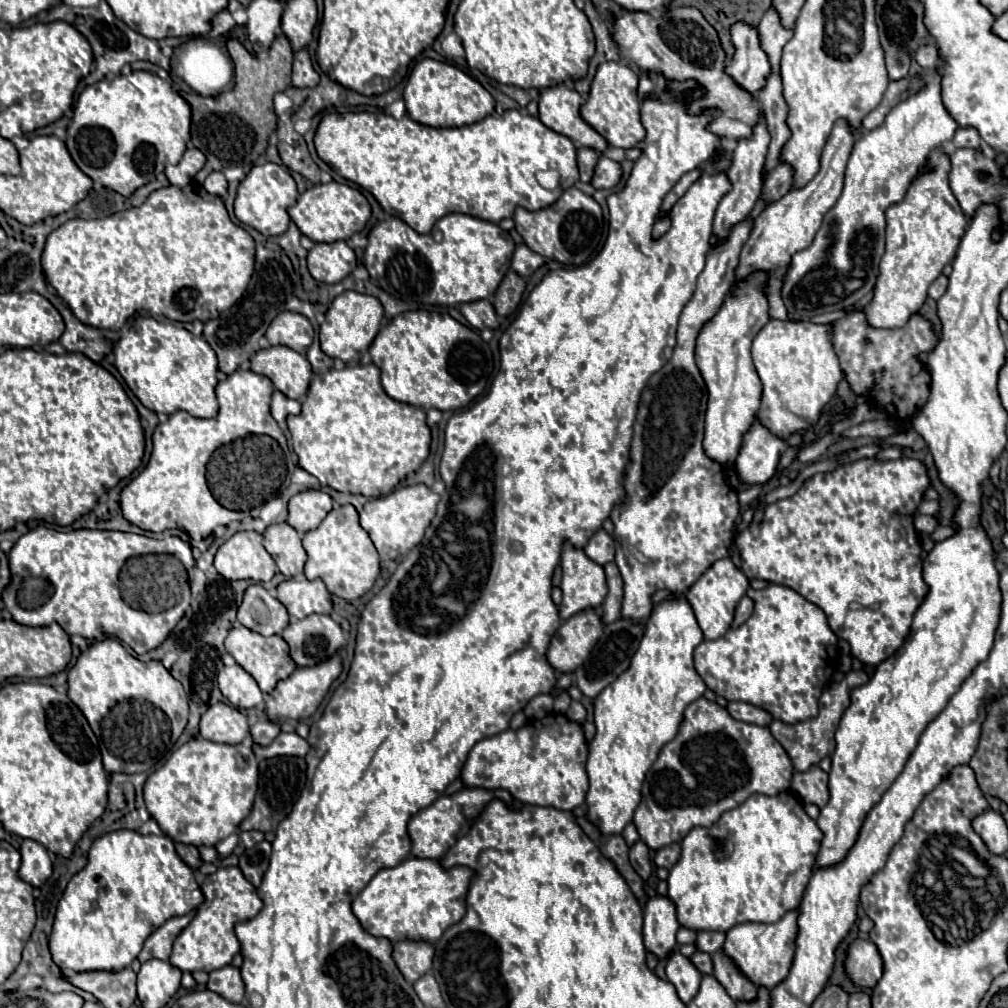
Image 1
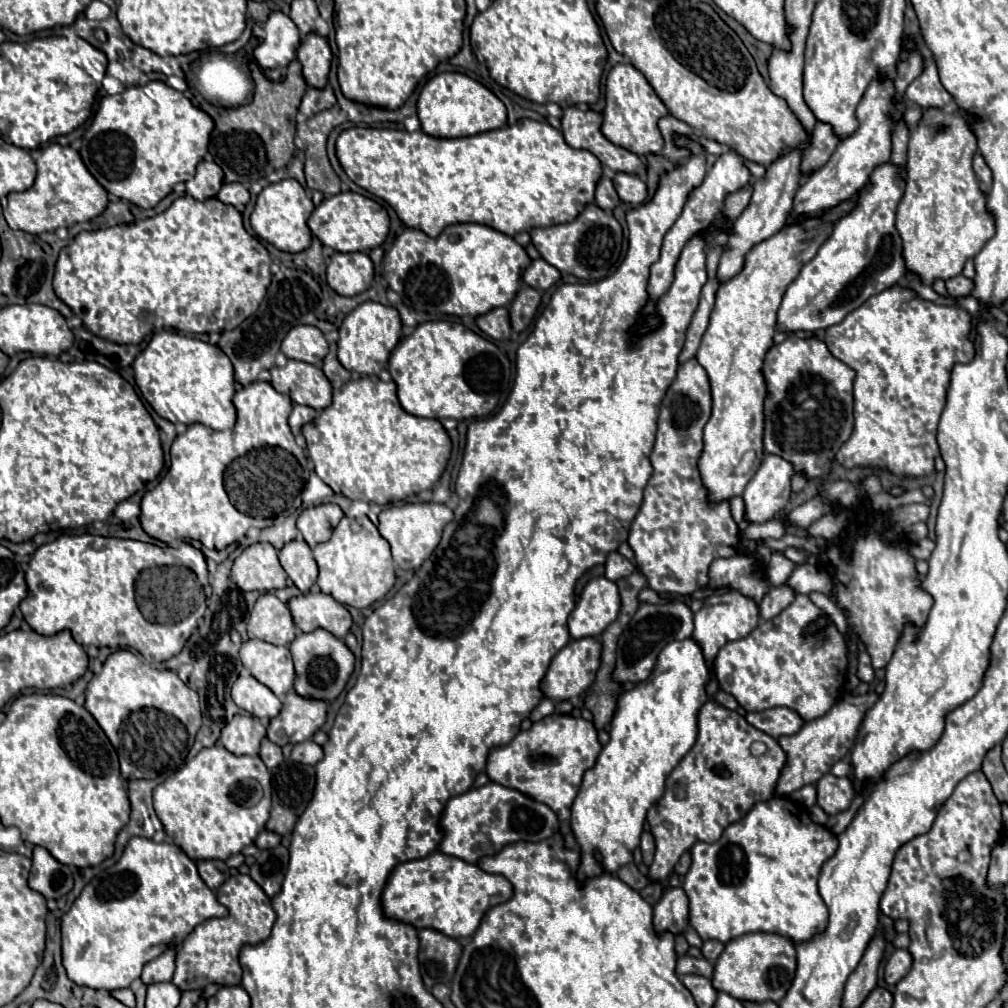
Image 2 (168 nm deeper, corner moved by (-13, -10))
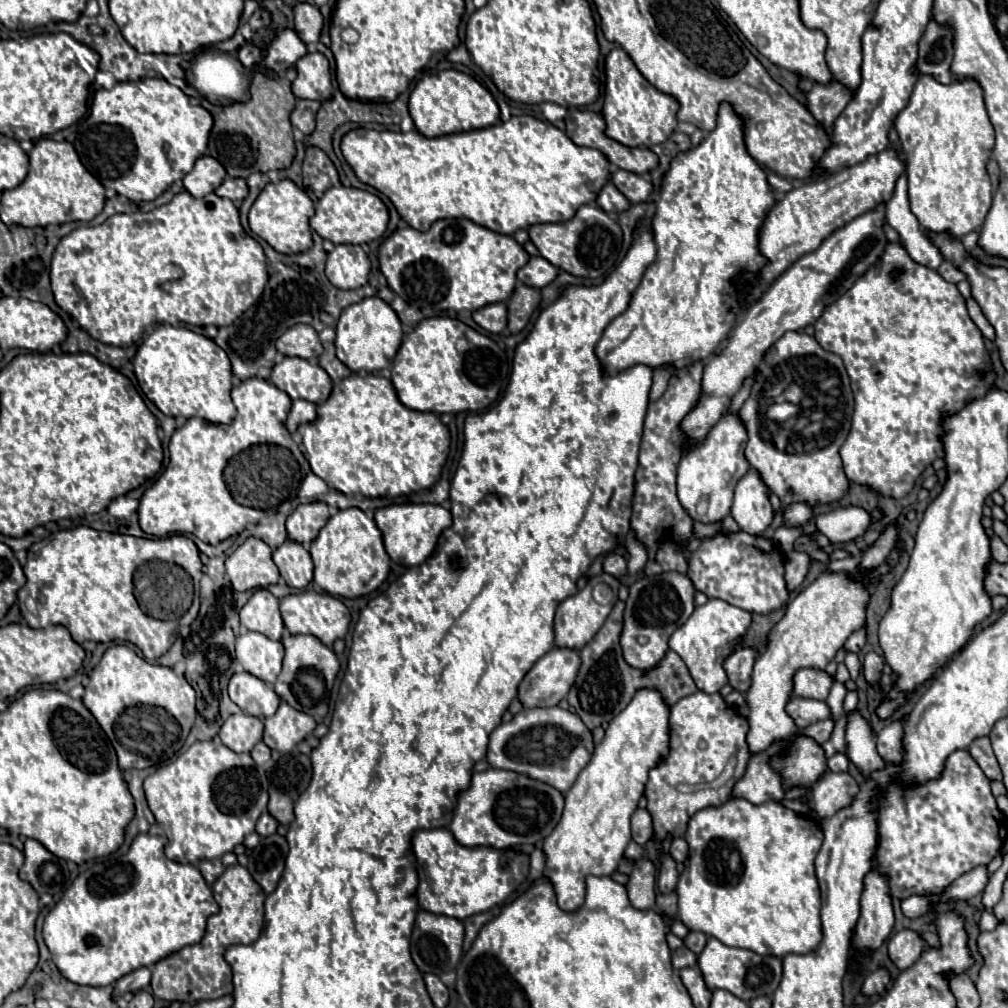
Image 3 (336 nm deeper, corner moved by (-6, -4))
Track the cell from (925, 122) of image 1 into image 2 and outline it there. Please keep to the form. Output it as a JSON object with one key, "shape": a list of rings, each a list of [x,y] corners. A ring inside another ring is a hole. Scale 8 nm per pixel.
{"shape":[[[892,163],[878,165],[874,173],[870,175],[868,183],[860,191],[860,201],[858,207],[842,217],[836,227],[832,237],[826,239],[826,243],[818,249],[816,257],[806,263],[798,277],[788,285],[784,299],[780,303],[778,315],[776,315],[776,329],[784,333],[796,333],[796,331],[816,331],[816,329],[828,329],[836,323],[840,323],[848,313],[858,309],[868,297],[892,287],[894,283],[900,283],[904,279],[904,257],[902,257],[902,245],[900,245],[900,235],[896,233],[896,207],[902,197],[902,177],[900,169]]]}

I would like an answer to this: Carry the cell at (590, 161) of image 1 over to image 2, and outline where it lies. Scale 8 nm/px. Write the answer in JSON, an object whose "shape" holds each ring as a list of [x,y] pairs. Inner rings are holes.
{"shape":[[[602,177],[598,187],[596,187],[596,203],[602,209],[608,209],[608,211],[612,211],[614,207],[618,207],[622,203],[616,189],[614,189],[614,185],[612,185],[612,181],[608,177]]]}

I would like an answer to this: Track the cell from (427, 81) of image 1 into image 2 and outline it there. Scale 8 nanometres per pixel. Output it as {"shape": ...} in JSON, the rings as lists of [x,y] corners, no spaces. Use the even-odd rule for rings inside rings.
{"shape":[[[440,73],[434,75],[420,91],[418,119],[422,123],[422,131],[432,137],[466,137],[506,125],[506,107],[492,91],[468,75]]]}

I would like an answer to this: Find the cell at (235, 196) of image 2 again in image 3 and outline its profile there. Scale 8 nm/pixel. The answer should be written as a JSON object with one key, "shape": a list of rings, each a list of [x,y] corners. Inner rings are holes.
{"shape":[[[227,177],[217,189],[215,193],[219,197],[227,197],[231,201],[243,201],[247,197],[247,183],[243,179],[235,179],[235,177]]]}

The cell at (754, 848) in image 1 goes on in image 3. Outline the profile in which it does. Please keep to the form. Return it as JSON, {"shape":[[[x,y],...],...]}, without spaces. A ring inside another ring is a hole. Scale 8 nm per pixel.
{"shape":[[[735,797],[721,807],[709,807],[693,815],[687,825],[685,841],[689,843],[689,859],[677,883],[677,897],[679,919],[691,931],[701,931],[731,947],[743,947],[773,957],[809,953],[821,943],[821,897],[813,859],[821,847],[823,831],[815,819],[799,817],[775,799],[753,805],[747,799]]]}

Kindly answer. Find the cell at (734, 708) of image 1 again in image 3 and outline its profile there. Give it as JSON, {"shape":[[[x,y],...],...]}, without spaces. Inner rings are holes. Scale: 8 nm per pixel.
{"shape":[[[793,697],[787,703],[785,711],[795,721],[797,727],[807,727],[809,723],[821,721],[821,719],[825,719],[825,717],[831,715],[827,703],[815,701],[815,699],[797,699],[797,697]]]}

